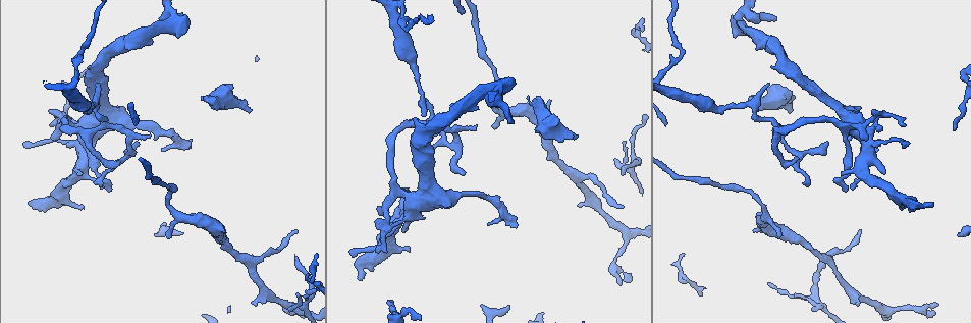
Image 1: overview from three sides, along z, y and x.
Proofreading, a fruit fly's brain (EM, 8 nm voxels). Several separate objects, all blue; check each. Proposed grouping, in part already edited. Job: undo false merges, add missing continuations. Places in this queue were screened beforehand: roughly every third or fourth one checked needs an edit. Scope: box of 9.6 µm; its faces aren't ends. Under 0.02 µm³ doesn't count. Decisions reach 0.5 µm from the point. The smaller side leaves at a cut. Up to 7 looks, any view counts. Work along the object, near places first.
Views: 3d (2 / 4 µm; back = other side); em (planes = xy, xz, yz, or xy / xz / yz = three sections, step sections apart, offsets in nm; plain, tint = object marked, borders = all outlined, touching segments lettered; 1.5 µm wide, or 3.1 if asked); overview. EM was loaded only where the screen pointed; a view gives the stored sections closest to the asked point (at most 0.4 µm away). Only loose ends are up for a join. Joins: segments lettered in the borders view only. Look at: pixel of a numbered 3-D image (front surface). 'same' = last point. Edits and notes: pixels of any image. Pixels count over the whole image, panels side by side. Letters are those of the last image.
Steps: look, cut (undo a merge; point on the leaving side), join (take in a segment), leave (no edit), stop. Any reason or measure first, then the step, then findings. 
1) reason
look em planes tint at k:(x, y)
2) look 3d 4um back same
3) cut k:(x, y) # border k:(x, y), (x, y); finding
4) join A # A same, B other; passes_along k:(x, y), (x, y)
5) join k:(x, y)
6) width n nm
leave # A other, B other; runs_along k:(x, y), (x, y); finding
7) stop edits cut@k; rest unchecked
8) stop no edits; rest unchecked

free end
look 3d 4um back at 1:(827, 142)

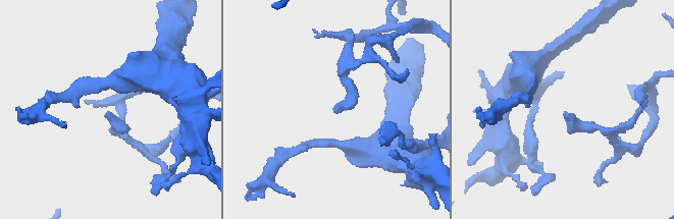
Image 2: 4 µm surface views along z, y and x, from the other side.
shape alone is not enough
look em xz step 8 borders at 2:(335, 112)

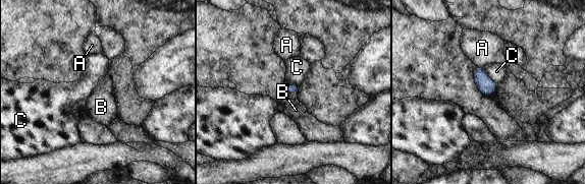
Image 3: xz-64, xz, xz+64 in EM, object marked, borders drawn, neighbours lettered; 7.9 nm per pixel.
cut it another way
look em planes borders same

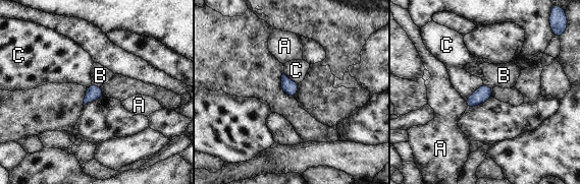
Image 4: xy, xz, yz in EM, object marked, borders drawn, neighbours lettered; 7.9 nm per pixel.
width 110 nm
leave # A other, B other, C other; border 4:(92, 83), (100, 86); no lettered segment goes on from it

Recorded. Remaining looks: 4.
an open end
look em xz step 8 tint at 1:(515, 227)

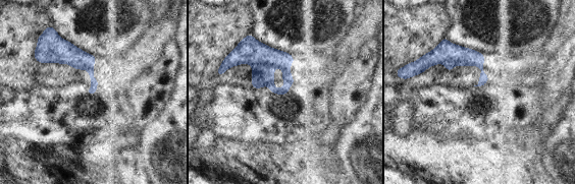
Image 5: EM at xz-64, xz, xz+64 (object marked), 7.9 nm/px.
cut it another way
look em planes borders same

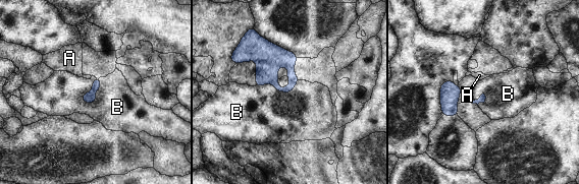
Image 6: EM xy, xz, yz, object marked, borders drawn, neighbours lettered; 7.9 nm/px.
leave # A other, B other; border 6:(99, 78), (96, 100), (83, 103); none of them fits

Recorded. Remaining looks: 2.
sharp bend
look em yz step 8 tint at 1:(95, 103)

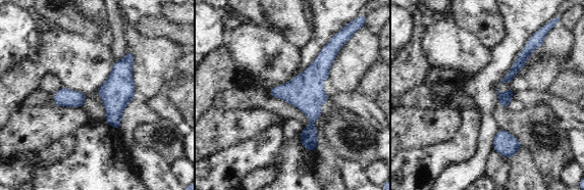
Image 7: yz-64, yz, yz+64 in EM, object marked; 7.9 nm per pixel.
what lies round it
look em yz step 8 borders same

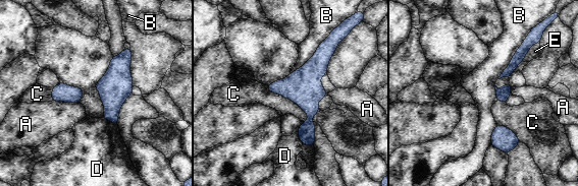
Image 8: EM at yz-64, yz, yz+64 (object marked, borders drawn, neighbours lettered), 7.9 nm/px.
width 60 nm
cut 8:(306, 90) # A other, B other, C other, D other, E other; a second neuron is stuck on

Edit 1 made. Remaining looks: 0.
stop edits cut@8; rest unchecked

